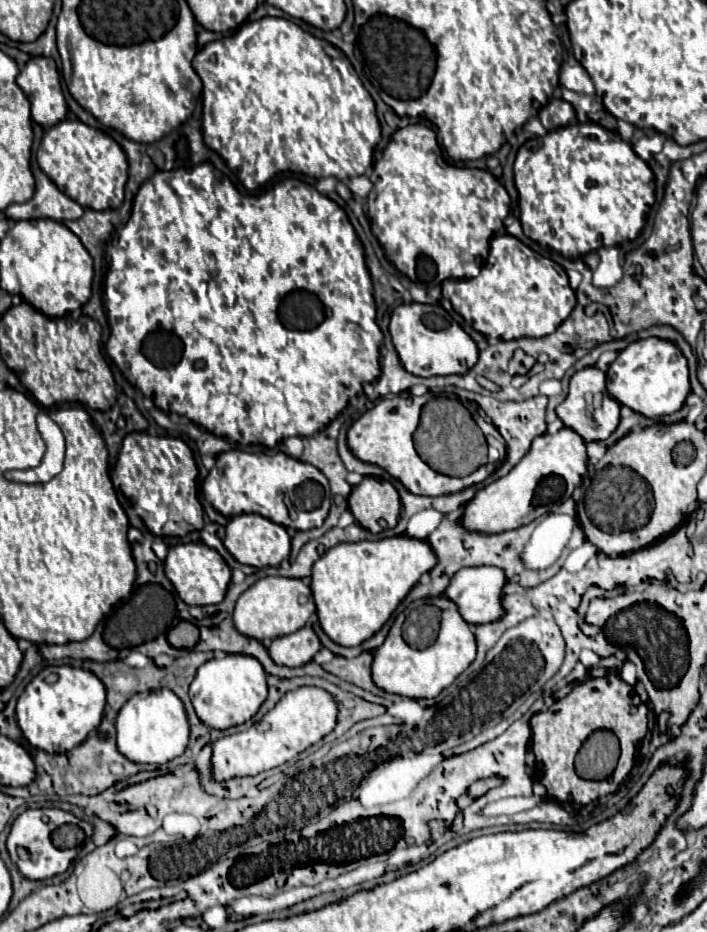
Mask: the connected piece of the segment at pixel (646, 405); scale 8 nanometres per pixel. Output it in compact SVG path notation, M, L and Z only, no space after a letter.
M651 337L631 343L607 369L607 393L643 417L661 417L679 411L689 395L689 369L681 351L663 339Z

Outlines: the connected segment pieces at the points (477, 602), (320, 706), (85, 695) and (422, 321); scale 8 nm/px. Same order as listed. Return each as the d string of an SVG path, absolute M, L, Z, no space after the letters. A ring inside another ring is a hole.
M485 565L483 567L467 567L467 569L459 569L459 573L455 573L455 577L451 577L451 585L447 585L443 595L447 599L455 601L461 617L469 625L483 625L483 623L497 621L505 613L503 607L499 605L503 585L505 585L505 575L501 569L485 567Z
M299 687L295 691L289 691L269 713L263 715L259 723L253 723L247 731L221 737L213 743L211 775L215 781L229 781L233 777L257 775L279 767L331 733L335 723L337 703L327 691L319 687Z
M69 665L45 667L23 691L17 701L17 723L25 739L47 753L65 753L77 747L95 731L103 717L105 687L103 683L85 669L75 669Z
M421 303L399 305L391 313L389 331L403 367L413 375L419 377L453 375L453 373L463 375L477 363L479 349L475 341L439 305L421 305Z

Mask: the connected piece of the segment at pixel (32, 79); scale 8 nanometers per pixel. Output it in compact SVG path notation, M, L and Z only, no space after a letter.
M31 57L19 73L17 85L31 101L31 117L41 127L51 127L65 119L67 103L53 59Z

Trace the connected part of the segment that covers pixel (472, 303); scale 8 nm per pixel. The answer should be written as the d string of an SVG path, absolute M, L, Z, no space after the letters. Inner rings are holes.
M511 235L491 239L491 251L477 277L445 281L441 288L443 298L451 301L453 309L471 323L473 329L495 339L549 335L567 319L577 303L565 269L537 255Z

